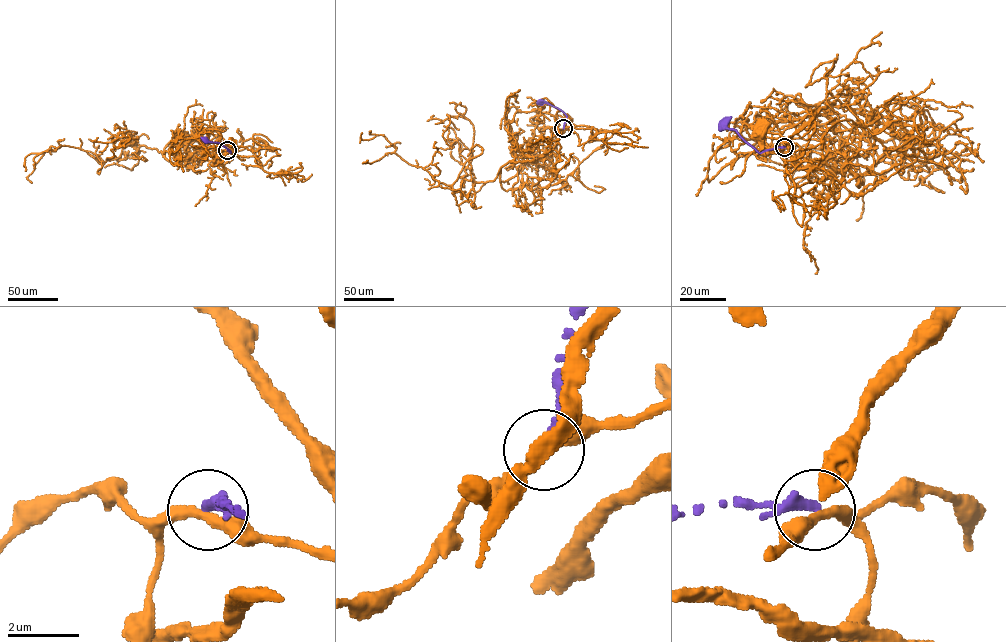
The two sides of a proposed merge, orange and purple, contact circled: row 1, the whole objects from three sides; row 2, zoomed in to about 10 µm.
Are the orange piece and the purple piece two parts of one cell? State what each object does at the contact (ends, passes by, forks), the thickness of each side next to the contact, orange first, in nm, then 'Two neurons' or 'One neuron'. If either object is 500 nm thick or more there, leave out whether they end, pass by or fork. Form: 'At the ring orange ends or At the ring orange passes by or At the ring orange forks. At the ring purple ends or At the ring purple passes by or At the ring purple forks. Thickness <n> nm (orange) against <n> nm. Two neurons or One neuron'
At the ring orange passes by. At the ring purple ends. Thickness 300 nm (orange) against 300 nm. Two neurons

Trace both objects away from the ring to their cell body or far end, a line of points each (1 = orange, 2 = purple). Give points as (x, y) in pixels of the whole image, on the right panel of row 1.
1: (784, 147), (787, 155), (762, 154), (759, 131)
2: (784, 147), (758, 153), (736, 131), (726, 127), (726, 123)

